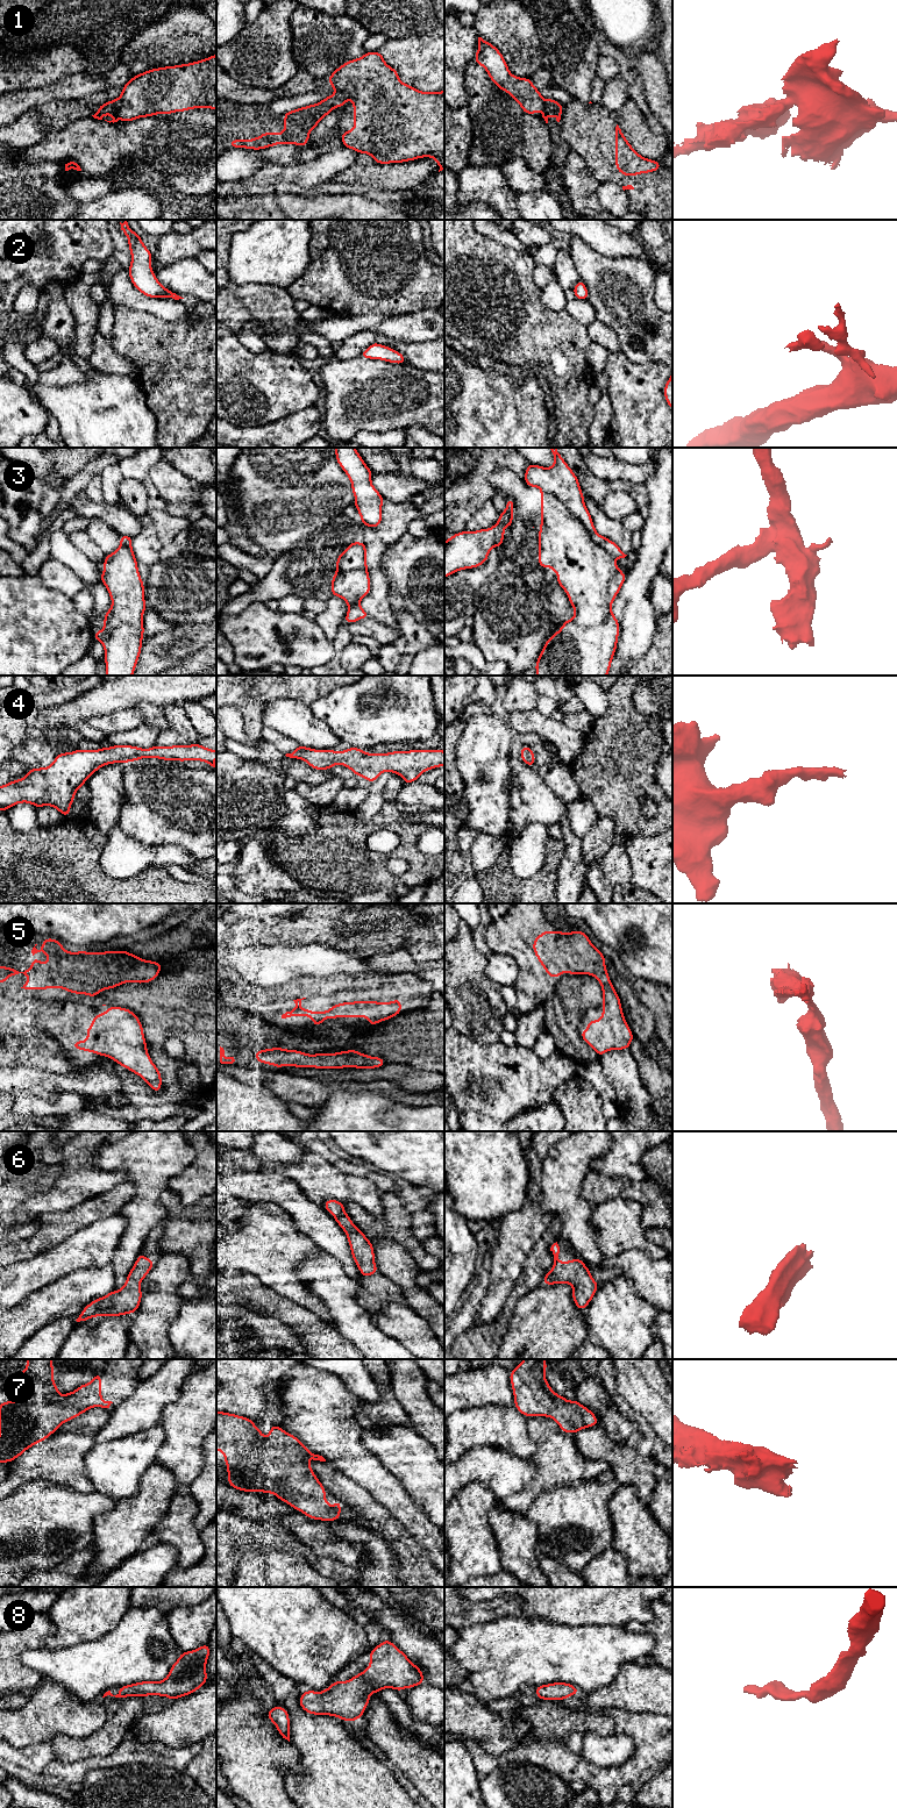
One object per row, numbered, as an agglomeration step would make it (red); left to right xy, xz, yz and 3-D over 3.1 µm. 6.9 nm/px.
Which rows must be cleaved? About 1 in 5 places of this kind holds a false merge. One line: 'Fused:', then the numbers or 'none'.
Fused: 1, 3

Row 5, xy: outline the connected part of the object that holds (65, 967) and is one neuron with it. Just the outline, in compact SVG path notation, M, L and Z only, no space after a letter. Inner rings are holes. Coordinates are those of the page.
M44 938L41 950L35 946L31 950L33 956L43 951L51 959L43 963L33 958L30 969L22 971L0 965L0 982L8 982L9 976L27 974L29 978L21 987L24 989L54 987L73 994L98 996L102 989L119 987L124 982L154 981L163 969L158 962L138 958L124 949L70 952L55 938Z

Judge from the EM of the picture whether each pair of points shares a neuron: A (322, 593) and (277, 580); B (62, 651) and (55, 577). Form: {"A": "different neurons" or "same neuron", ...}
{"A": "same neuron", "B": "different neurons"}

